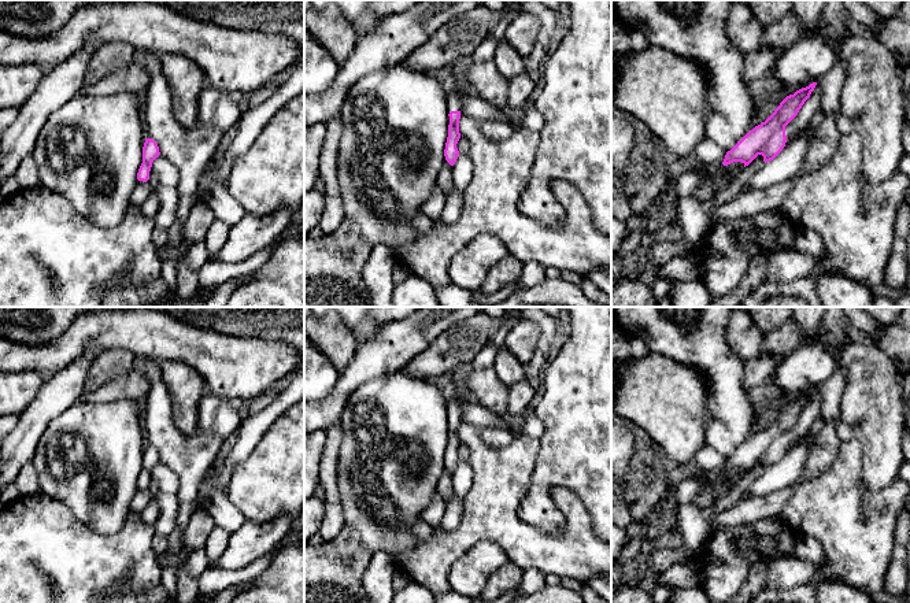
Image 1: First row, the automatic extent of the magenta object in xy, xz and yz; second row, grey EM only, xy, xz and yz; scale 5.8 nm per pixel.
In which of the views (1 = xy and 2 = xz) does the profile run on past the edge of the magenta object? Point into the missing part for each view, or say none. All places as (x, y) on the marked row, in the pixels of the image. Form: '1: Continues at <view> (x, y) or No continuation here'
1: No continuation here
2: Continues at xz (452, 89)

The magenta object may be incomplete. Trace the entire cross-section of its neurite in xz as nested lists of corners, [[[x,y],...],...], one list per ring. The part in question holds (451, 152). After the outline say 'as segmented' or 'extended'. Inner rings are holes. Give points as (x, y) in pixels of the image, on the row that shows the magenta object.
[[[454,79],[451,84],[447,85],[447,112],[450,116],[450,125],[448,125],[448,137],[445,143],[444,156],[445,160],[454,166],[459,151],[456,148],[456,144],[460,138],[459,133],[459,119],[460,119],[460,99],[459,99],[459,88],[462,82],[459,79]]]; extended

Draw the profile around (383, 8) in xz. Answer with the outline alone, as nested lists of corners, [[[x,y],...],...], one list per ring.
[[[371,0],[371,7],[377,16],[382,21],[384,18],[396,12],[403,12],[406,8],[413,7],[419,0]]]

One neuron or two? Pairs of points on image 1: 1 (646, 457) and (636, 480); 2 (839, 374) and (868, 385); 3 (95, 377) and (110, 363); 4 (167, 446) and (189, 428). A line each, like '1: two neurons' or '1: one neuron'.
1: one neuron
2: two neurons
3: one neuron
4: two neurons

